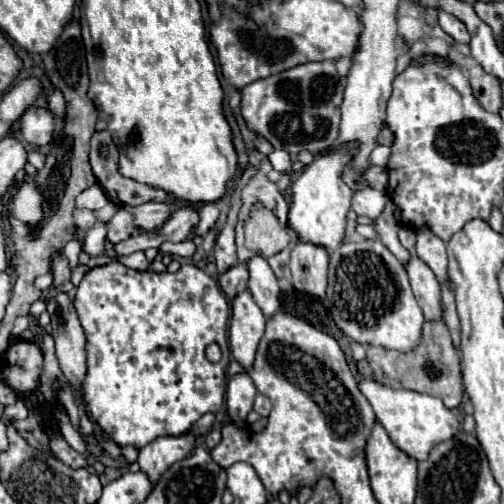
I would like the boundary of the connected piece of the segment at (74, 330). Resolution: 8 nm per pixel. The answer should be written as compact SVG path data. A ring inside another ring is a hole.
M57 293L47 303L47 313L51 315L51 335L55 339L57 357L63 375L79 395L79 383L85 377L85 335L77 321L73 299L67 293Z

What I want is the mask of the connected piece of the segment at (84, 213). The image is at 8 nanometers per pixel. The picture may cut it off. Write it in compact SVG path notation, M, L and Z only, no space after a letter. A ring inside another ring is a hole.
M75 209L75 211L73 211L73 221L75 221L75 225L77 225L79 229L83 229L83 231L89 231L89 229L97 223L93 211L89 211L89 209Z

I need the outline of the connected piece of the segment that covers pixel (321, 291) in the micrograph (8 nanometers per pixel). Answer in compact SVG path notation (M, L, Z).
M297 241L297 245L291 251L289 263L295 289L311 293L315 297L325 297L327 263L329 255L323 247L309 241Z

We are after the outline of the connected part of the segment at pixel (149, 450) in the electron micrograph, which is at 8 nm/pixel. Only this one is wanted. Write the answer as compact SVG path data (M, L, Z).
M185 433L181 437L157 437L139 451L137 463L141 467L141 473L145 473L155 485L159 477L169 469L169 465L185 459L191 453L193 445L195 437L191 433Z

